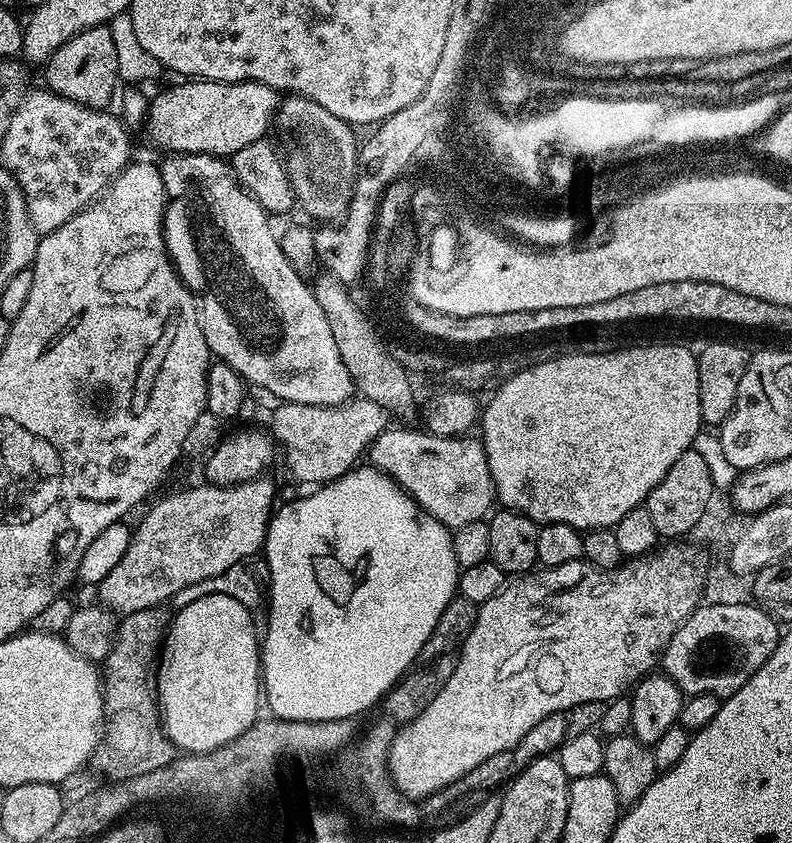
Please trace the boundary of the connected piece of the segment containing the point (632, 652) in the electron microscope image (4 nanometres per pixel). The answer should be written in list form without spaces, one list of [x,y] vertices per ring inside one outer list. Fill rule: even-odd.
[[[688,542],[665,543],[668,545],[665,548],[657,547],[654,554],[625,559],[619,567],[610,570],[596,568],[586,559],[566,562],[566,566],[541,567],[531,574],[524,574],[513,579],[516,580],[513,584],[512,581],[505,583],[502,591],[494,594],[494,598],[479,605],[474,628],[470,630],[469,637],[458,649],[454,674],[450,674],[446,686],[442,686],[438,698],[434,698],[434,702],[430,702],[430,706],[426,706],[426,710],[422,710],[422,714],[407,721],[401,727],[404,729],[401,732],[399,729],[393,735],[391,744],[388,745],[386,772],[390,780],[396,783],[396,788],[400,791],[397,793],[412,802],[423,801],[438,790],[458,782],[463,776],[470,774],[470,770],[495,761],[508,753],[511,748],[518,746],[518,742],[522,742],[522,738],[526,738],[527,732],[533,726],[538,726],[538,722],[542,722],[542,718],[555,712],[566,713],[572,707],[582,703],[607,702],[623,697],[639,680],[643,680],[645,676],[649,675],[655,669],[652,667],[655,664],[657,667],[658,661],[663,657],[664,647],[670,642],[670,638],[674,638],[674,634],[680,629],[682,622],[686,622],[686,618],[690,618],[692,600],[696,600],[696,588],[700,588],[700,576],[704,576],[699,547],[695,543],[693,545],[684,543]]]

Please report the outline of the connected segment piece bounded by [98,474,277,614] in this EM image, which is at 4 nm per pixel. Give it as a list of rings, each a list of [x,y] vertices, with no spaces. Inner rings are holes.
[[[263,474],[254,480],[228,487],[204,482],[201,488],[192,488],[188,493],[176,492],[173,496],[162,497],[141,518],[140,525],[135,525],[130,546],[126,554],[122,554],[122,562],[118,562],[118,566],[114,566],[114,570],[110,570],[110,574],[106,574],[104,581],[98,585],[99,603],[116,614],[147,613],[148,608],[155,604],[171,601],[178,590],[186,590],[186,586],[194,586],[194,582],[214,578],[230,570],[234,562],[257,555],[264,547],[264,535],[268,532],[268,522],[277,503],[276,484],[267,478]]]

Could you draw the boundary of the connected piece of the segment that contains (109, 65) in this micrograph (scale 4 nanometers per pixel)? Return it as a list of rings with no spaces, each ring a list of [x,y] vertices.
[[[99,24],[93,28],[82,30],[78,35],[70,38],[62,46],[58,46],[58,50],[52,56],[49,56],[43,65],[44,80],[47,91],[54,93],[56,96],[76,102],[87,108],[99,108],[101,110],[109,107],[108,103],[113,103],[114,97],[117,95],[118,87],[118,59],[117,51],[114,50],[114,43],[111,37],[111,30],[108,24]]]

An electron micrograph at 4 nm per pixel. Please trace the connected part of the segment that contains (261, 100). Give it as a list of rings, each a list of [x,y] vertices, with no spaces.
[[[189,79],[184,84],[176,84],[165,92],[151,97],[148,106],[146,125],[148,136],[163,151],[168,154],[206,154],[230,158],[242,146],[250,146],[254,142],[265,139],[269,134],[268,127],[277,119],[277,111],[281,105],[282,96],[277,89],[259,84],[253,80],[238,82],[237,84],[223,84],[217,80]]]

